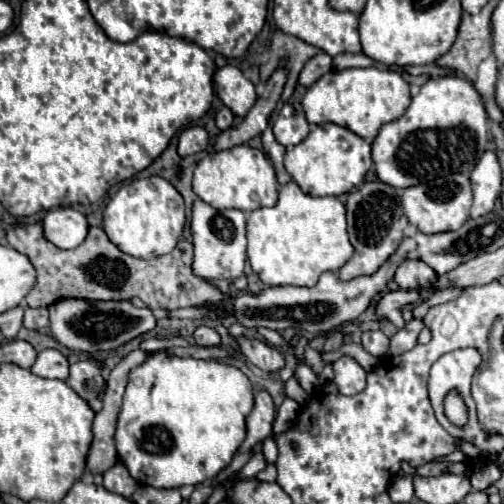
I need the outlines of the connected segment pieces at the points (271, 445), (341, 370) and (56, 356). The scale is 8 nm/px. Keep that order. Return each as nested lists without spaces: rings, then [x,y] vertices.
[[[269,437],[269,439],[263,441],[261,453],[263,453],[263,457],[265,457],[267,463],[275,463],[275,459],[277,459],[277,443],[275,443],[273,437]]]
[[[341,357],[333,363],[333,381],[341,395],[357,395],[365,389],[367,371],[353,359]]]
[[[45,349],[37,355],[37,361],[31,367],[31,373],[39,375],[39,377],[49,377],[49,379],[67,379],[69,377],[69,361],[61,351]]]

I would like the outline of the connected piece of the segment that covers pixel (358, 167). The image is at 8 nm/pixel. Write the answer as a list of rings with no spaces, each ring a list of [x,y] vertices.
[[[335,123],[311,125],[311,133],[299,145],[289,147],[285,153],[287,173],[307,195],[317,197],[349,193],[365,179],[365,173],[371,169],[371,165],[371,145]]]

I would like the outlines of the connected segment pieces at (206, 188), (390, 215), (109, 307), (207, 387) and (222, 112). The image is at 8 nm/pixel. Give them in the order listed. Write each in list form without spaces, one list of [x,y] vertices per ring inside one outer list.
[[[237,145],[225,151],[215,151],[203,157],[193,175],[193,191],[199,199],[211,207],[223,209],[241,209],[253,211],[259,207],[273,207],[277,203],[277,177],[273,165],[263,151],[249,145]]]
[[[381,181],[359,185],[357,191],[349,193],[345,207],[347,207],[349,241],[355,247],[355,253],[339,269],[339,279],[349,281],[359,275],[375,273],[395,253],[395,249],[403,239],[403,229],[407,227],[407,219],[403,215],[403,207],[397,191]]]
[[[59,299],[49,307],[49,335],[71,351],[105,353],[119,349],[135,337],[155,327],[155,317],[147,307],[135,307],[131,301],[93,301],[93,299]]]
[[[163,351],[153,353],[139,369],[131,371],[119,413],[115,445],[119,459],[131,477],[151,487],[183,487],[199,485],[223,471],[245,439],[245,417],[253,409],[251,381],[239,369],[203,359],[169,357]]]
[[[221,107],[221,109],[217,111],[217,117],[215,117],[215,123],[217,123],[217,127],[219,127],[221,131],[229,129],[229,127],[233,125],[233,121],[235,121],[235,115],[231,113],[231,109],[229,109],[229,107]]]

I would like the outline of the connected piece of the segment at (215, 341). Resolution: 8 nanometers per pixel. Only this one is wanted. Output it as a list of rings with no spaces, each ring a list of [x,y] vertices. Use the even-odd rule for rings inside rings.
[[[205,325],[197,327],[195,333],[193,333],[193,337],[195,337],[195,343],[197,343],[199,347],[217,347],[217,345],[221,343],[217,331],[211,329],[211,327],[205,327]]]

